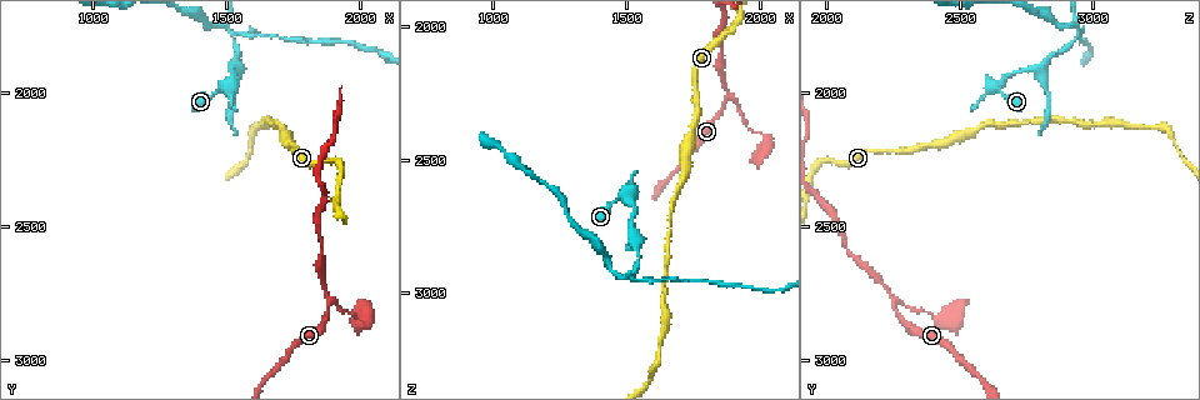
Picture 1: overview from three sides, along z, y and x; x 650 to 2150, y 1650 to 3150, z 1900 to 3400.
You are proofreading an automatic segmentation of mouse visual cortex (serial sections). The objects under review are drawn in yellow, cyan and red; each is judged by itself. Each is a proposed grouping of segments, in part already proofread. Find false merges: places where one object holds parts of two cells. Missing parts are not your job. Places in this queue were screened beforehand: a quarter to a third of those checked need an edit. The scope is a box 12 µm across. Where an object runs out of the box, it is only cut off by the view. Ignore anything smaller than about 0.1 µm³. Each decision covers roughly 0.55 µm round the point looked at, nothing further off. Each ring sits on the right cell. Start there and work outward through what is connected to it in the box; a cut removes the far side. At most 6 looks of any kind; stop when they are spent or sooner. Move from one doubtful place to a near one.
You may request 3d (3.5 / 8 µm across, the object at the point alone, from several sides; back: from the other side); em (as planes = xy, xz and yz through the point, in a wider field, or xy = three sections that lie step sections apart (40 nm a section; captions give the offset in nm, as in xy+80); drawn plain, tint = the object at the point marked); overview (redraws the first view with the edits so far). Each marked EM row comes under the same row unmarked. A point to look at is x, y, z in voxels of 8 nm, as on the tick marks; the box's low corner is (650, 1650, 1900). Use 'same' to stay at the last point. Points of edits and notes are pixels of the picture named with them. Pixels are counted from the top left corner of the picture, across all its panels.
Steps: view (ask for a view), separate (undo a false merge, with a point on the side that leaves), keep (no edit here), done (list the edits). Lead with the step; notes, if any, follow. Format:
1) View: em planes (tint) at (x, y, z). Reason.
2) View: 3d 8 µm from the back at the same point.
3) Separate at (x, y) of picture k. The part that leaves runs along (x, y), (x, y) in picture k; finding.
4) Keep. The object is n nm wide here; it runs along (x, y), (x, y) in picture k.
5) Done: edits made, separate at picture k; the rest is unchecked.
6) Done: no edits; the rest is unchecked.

View: 3d 3.5 µm at (1490, 1990, 2630). Sharp bend.

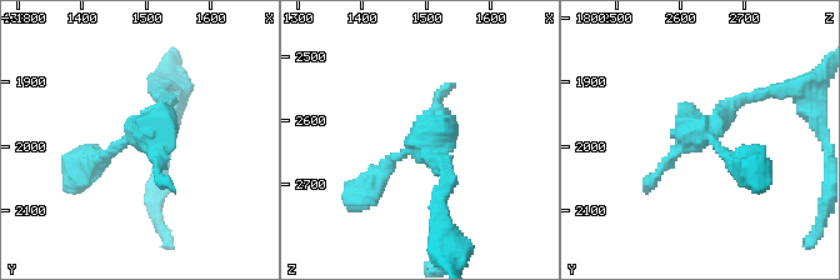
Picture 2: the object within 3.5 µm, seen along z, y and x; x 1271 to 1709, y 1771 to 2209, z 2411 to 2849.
Keep. It runs along (84, 165), (153, 124), (160, 96) in picture 2; one cell here.

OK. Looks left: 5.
View: 3d 3.5 µm at (1520, 1770, 2940). Four-way junction.

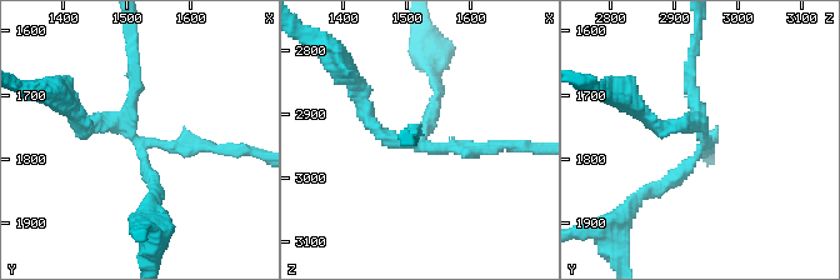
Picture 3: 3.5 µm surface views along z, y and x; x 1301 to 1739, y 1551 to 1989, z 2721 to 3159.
View: em xy step 1 (tint) at (1520, 1775, 2940). 4 arms meet here; the arms are 150, 150, 150, 200 nm wide.

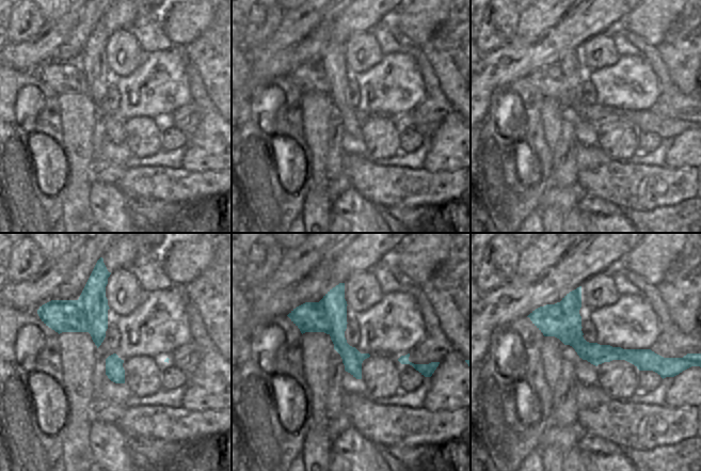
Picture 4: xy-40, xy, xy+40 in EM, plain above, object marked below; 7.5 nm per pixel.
Separate at (683, 125) of picture 3. A border runs along (559, 302), (598, 364) in picture 4; a second cell is stuck on.

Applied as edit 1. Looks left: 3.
View: overview.

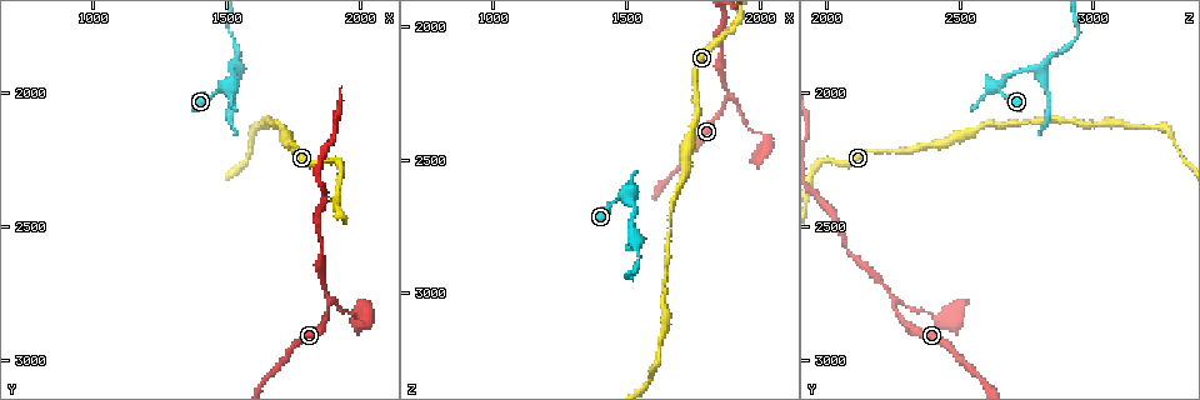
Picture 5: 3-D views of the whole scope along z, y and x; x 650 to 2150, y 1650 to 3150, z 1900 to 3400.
View: 3d 3.5 µm at (1880, 2780, 2250). Arms part here.

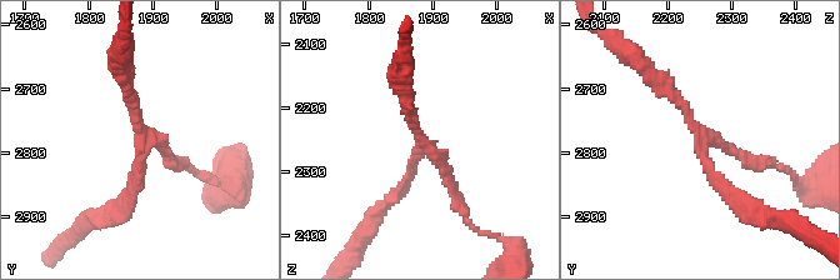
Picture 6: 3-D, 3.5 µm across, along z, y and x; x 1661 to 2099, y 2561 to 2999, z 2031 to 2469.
View: em xy step 3 (tint) at (1890, 2780, 2260). Now the EM.

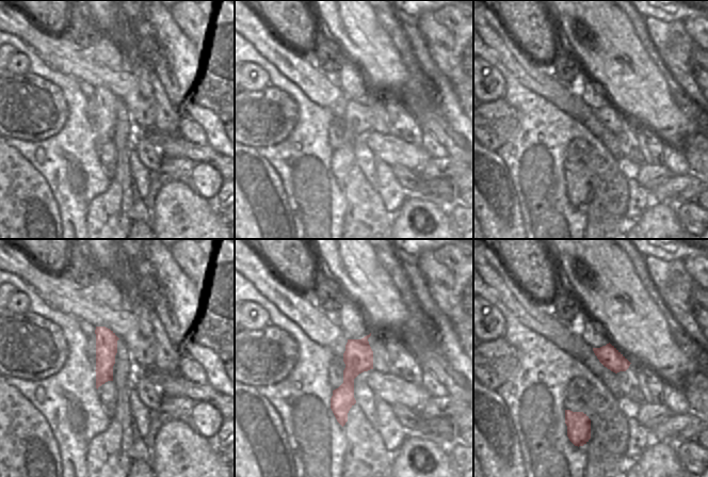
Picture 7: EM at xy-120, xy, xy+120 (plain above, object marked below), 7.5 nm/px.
Keep. The arms are 150, 150, 200 nm wide; all the same cell.

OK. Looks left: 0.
Done: edits made, separate at picture 3; the rest is unchecked.

